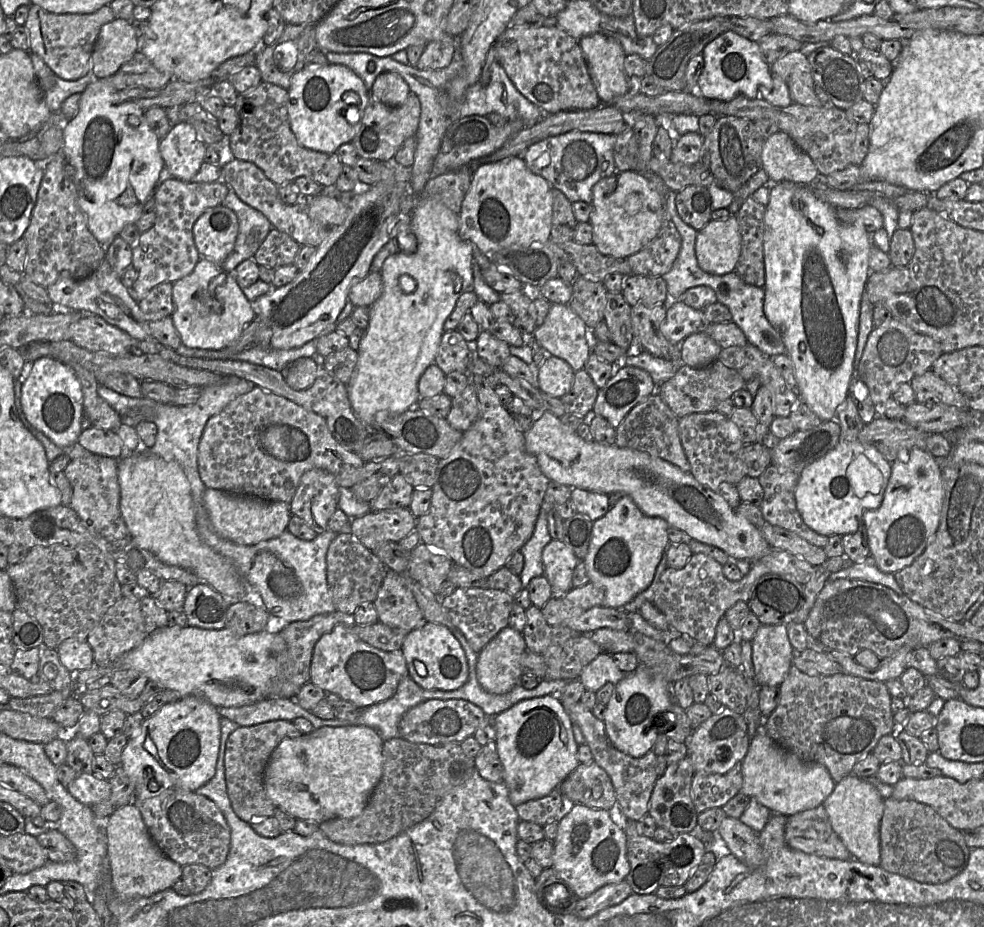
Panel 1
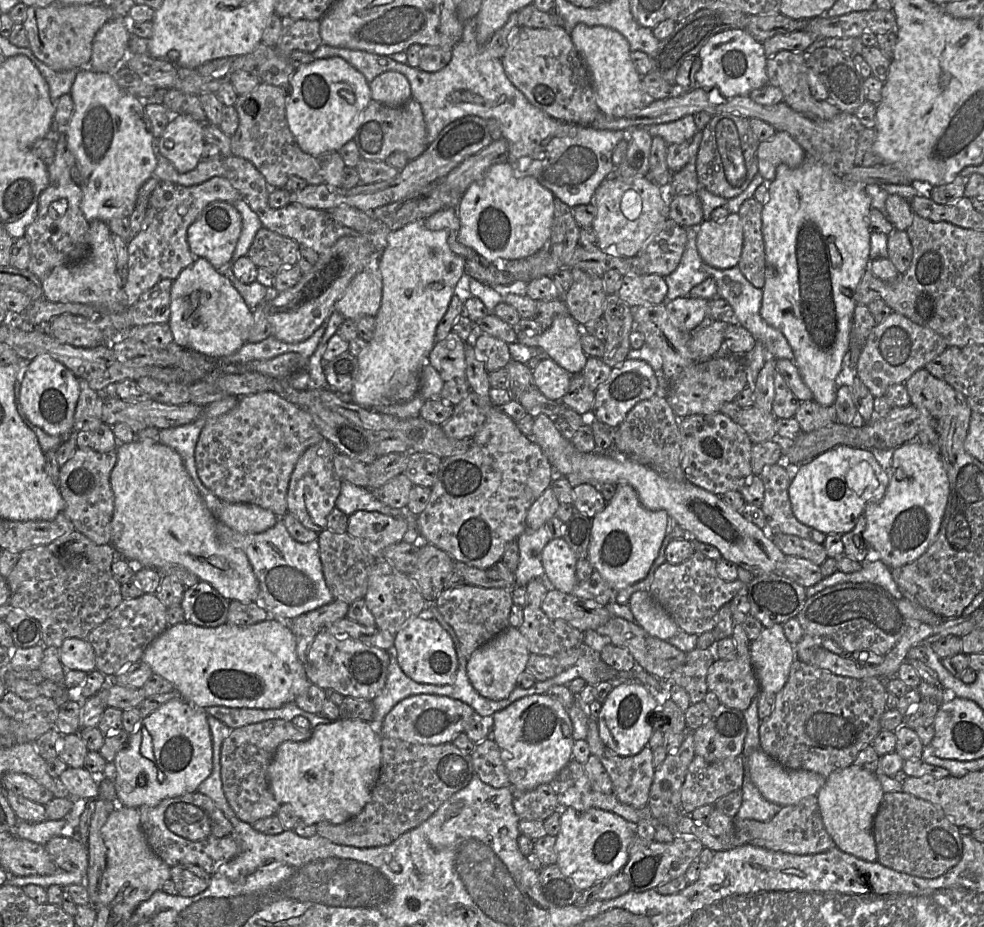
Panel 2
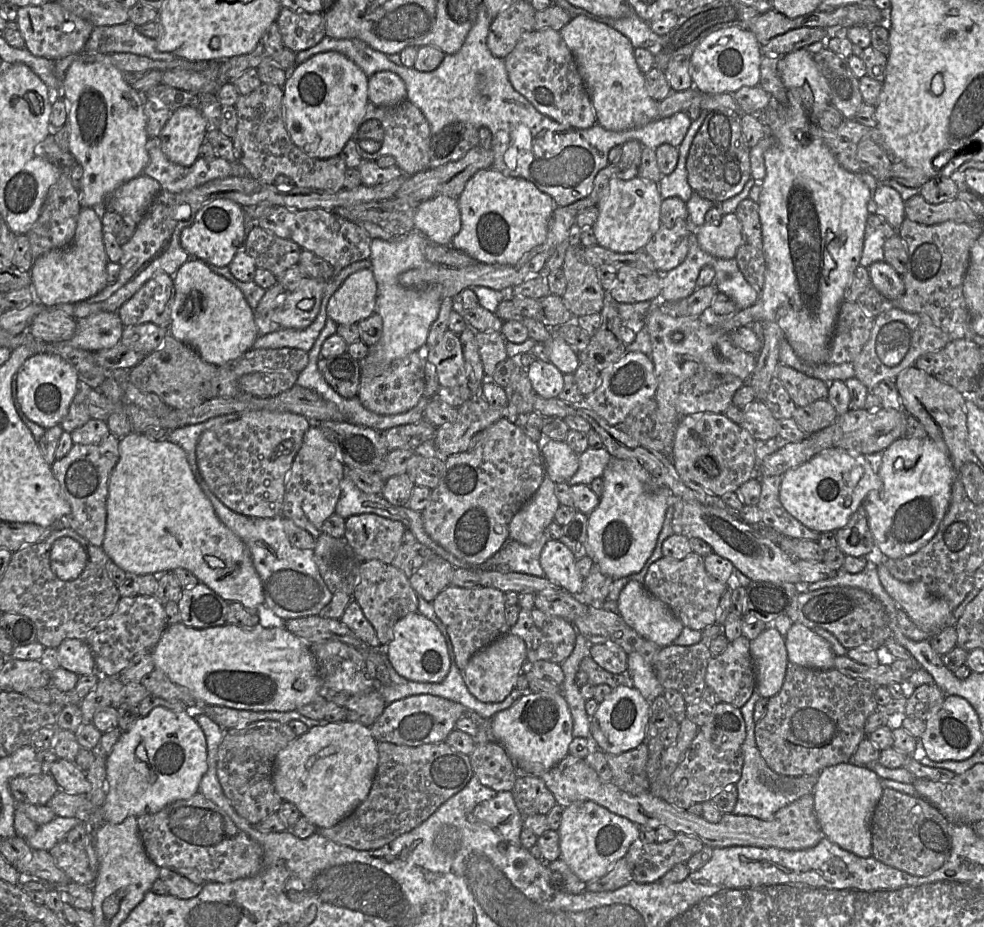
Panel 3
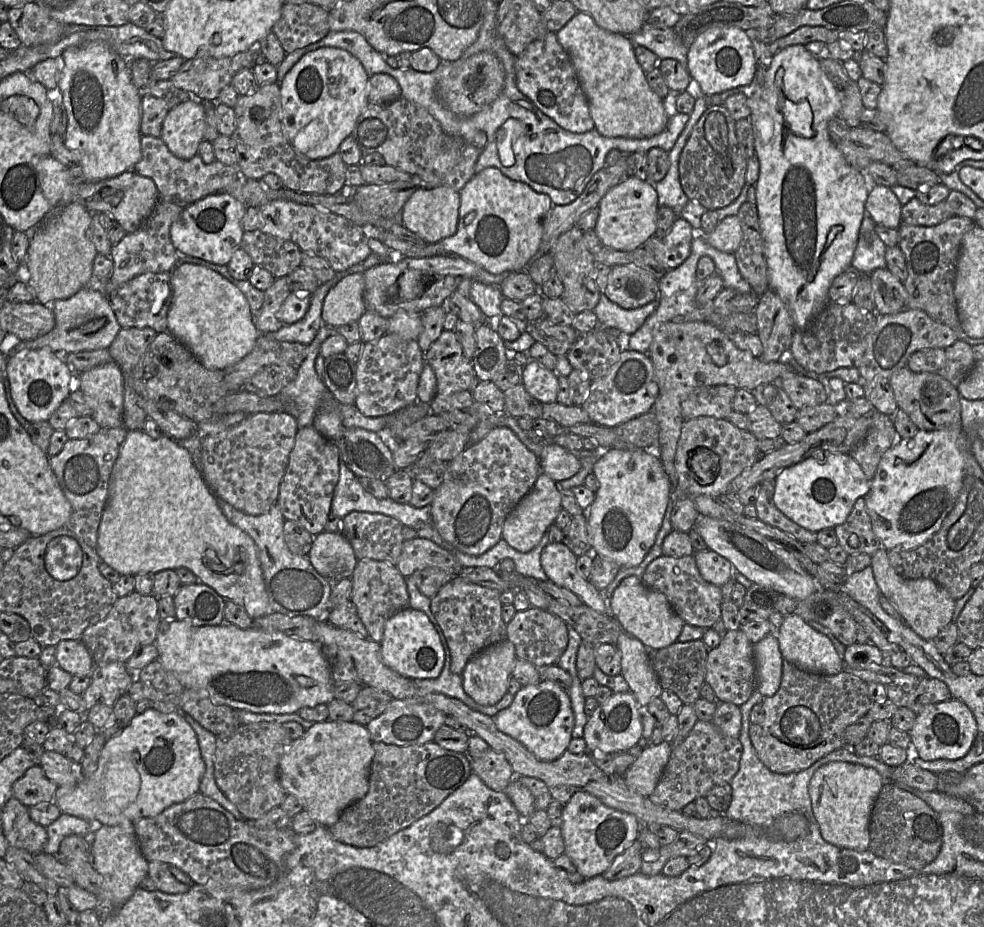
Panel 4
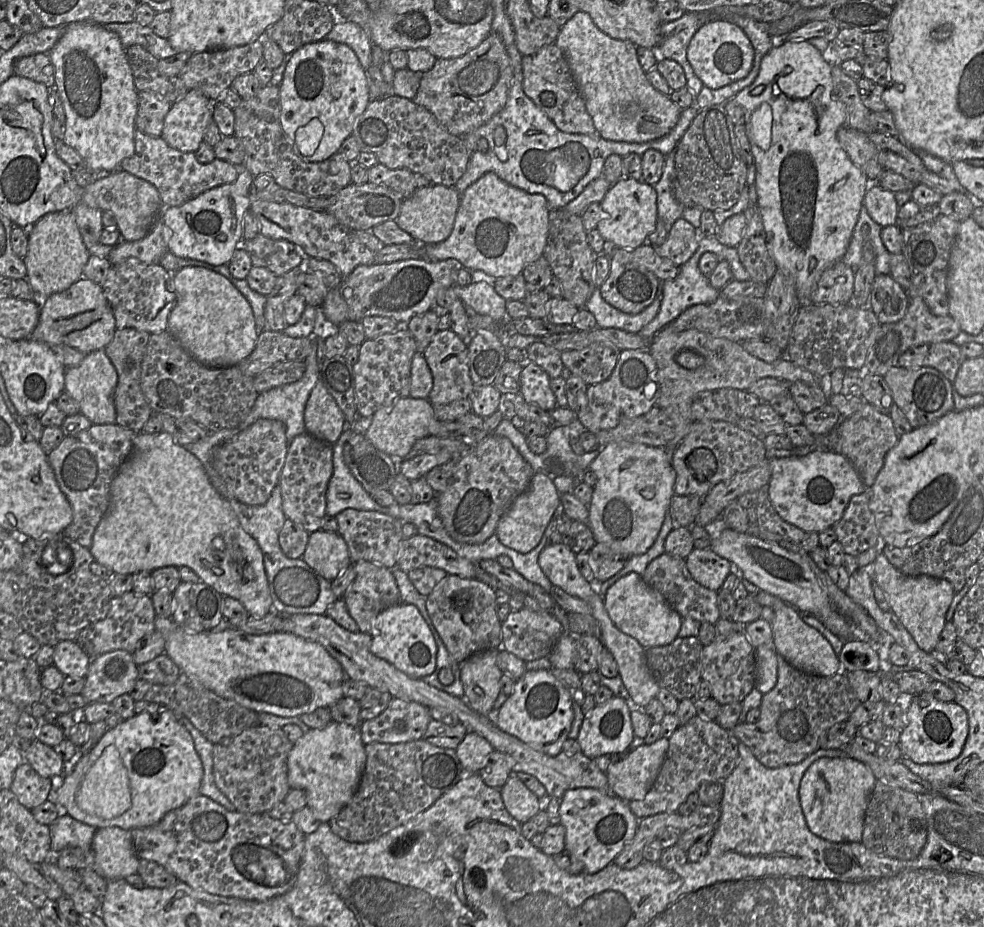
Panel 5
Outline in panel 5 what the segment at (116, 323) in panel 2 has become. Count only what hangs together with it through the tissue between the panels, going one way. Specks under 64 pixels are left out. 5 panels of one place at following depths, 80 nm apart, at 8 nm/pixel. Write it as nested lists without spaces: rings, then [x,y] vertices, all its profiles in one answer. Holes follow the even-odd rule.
[[[70,210],[51,212],[37,221],[28,236],[27,254],[23,261],[26,266],[26,280],[34,293],[49,297],[68,289],[83,276],[83,268],[89,259],[81,233]]]

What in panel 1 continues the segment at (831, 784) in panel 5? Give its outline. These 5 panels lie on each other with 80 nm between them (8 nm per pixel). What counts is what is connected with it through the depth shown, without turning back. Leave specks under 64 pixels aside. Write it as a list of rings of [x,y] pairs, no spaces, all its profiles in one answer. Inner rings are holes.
[[[850,774],[836,783],[833,792],[822,806],[833,830],[850,852],[851,859],[856,859],[863,864],[879,866],[880,823],[884,799],[877,788],[865,779]]]

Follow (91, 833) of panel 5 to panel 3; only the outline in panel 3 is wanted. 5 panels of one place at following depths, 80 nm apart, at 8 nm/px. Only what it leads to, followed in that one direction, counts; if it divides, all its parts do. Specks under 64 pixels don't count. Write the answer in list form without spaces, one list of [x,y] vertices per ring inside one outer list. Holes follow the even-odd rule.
[[[56,816],[49,823],[39,826],[36,833],[25,840],[32,850],[49,851],[57,843],[65,840],[68,832],[81,821],[77,817]]]

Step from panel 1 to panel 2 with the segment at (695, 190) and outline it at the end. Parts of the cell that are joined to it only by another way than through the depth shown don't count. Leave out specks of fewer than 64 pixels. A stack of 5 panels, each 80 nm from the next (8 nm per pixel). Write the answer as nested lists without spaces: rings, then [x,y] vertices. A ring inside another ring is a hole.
[[[696,193],[675,195],[668,202],[668,218],[680,226],[697,228],[704,220],[700,198]]]

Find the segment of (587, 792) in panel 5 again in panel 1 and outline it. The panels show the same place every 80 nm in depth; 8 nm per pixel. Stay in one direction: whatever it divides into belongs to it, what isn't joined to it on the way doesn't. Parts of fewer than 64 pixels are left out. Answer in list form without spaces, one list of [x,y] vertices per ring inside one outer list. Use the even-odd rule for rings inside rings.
[[[575,804],[558,822],[553,846],[552,867],[570,885],[579,899],[588,897],[607,884],[624,881],[630,871],[626,834],[613,822],[606,810]]]

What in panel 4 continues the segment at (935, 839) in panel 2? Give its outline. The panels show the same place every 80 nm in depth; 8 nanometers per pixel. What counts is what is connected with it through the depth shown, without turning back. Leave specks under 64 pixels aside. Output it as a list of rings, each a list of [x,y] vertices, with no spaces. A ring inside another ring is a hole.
[[[883,784],[871,812],[869,836],[869,850],[876,856],[911,868],[923,868],[939,854],[943,828],[938,813],[921,798],[894,784]]]

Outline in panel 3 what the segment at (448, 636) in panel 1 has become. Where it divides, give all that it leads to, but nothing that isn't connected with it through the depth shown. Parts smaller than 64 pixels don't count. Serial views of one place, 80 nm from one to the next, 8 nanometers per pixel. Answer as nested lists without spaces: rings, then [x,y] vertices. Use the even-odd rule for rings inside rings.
[[[418,612],[410,613],[395,623],[393,638],[385,651],[397,674],[411,681],[439,683],[450,670],[451,660],[443,634],[433,621]]]

